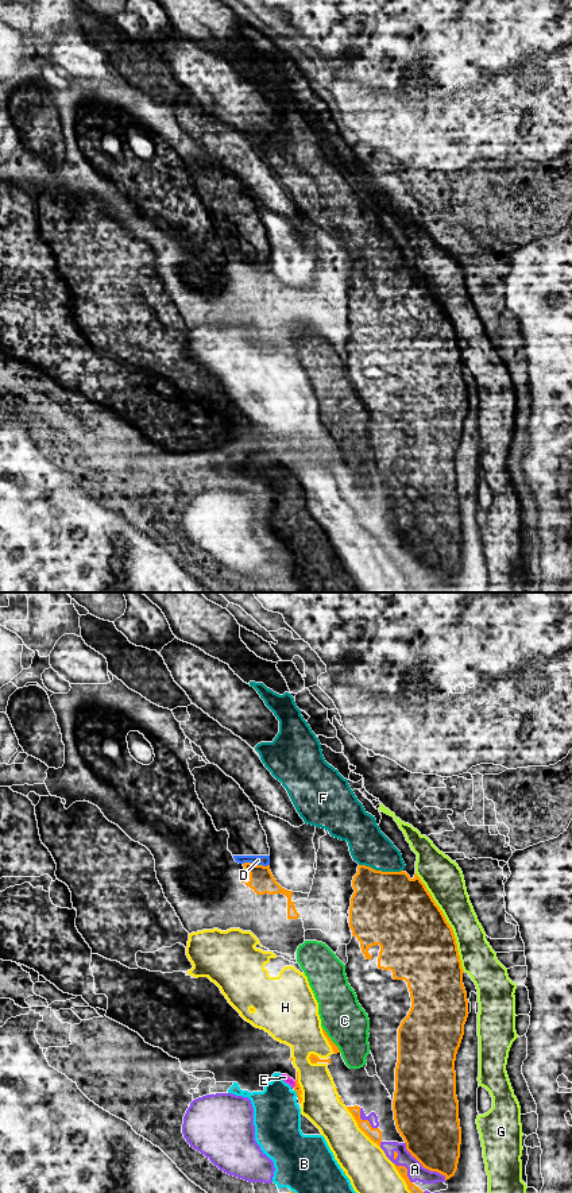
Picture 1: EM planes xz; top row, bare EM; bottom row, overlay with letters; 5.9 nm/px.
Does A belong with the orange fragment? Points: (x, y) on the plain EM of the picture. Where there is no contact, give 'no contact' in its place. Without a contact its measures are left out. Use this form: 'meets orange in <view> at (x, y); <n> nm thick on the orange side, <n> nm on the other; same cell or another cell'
meets orange in xz at (424, 562); 360 nm thick on the orange side, 100 nm on the other; another cell

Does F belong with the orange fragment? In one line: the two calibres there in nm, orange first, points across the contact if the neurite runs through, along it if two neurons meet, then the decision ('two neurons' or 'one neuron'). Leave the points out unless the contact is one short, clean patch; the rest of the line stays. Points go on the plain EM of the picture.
440 nm thick on the orange side, 220 nm on the other; one neuron

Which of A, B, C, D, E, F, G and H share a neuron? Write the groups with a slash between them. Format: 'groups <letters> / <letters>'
groups A / B E / C / D / F / G / H

